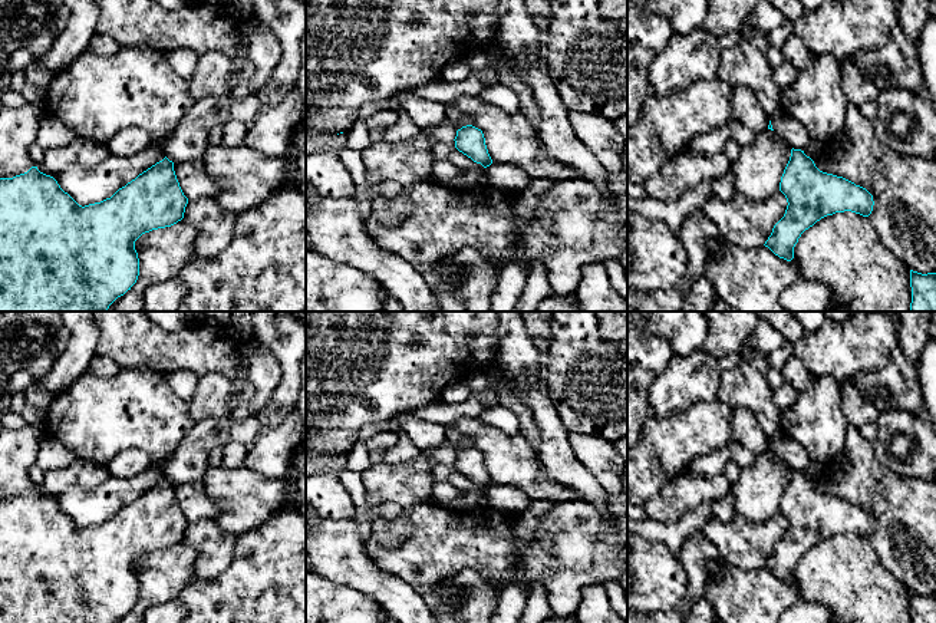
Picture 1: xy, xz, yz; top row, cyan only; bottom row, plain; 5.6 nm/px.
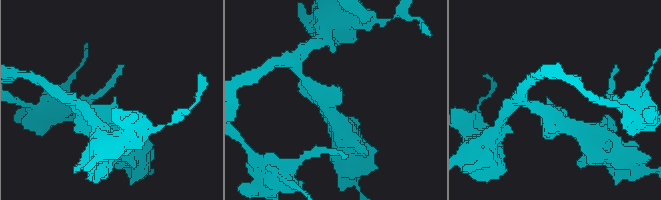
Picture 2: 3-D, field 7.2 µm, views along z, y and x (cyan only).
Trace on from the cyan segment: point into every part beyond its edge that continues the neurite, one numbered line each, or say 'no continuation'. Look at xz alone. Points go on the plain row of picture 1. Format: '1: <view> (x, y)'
no continuation

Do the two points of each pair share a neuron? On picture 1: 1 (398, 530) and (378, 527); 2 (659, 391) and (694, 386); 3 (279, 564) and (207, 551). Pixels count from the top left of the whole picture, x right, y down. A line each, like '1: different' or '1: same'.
1: same
2: same
3: different

